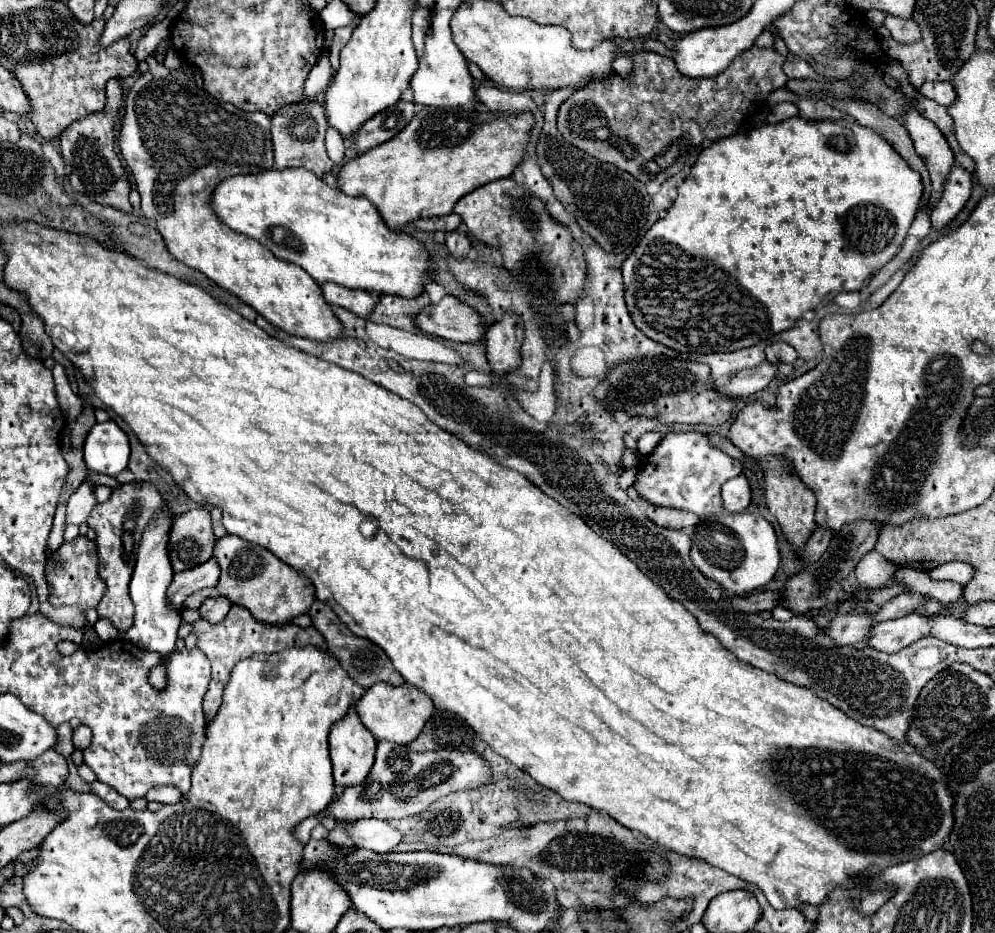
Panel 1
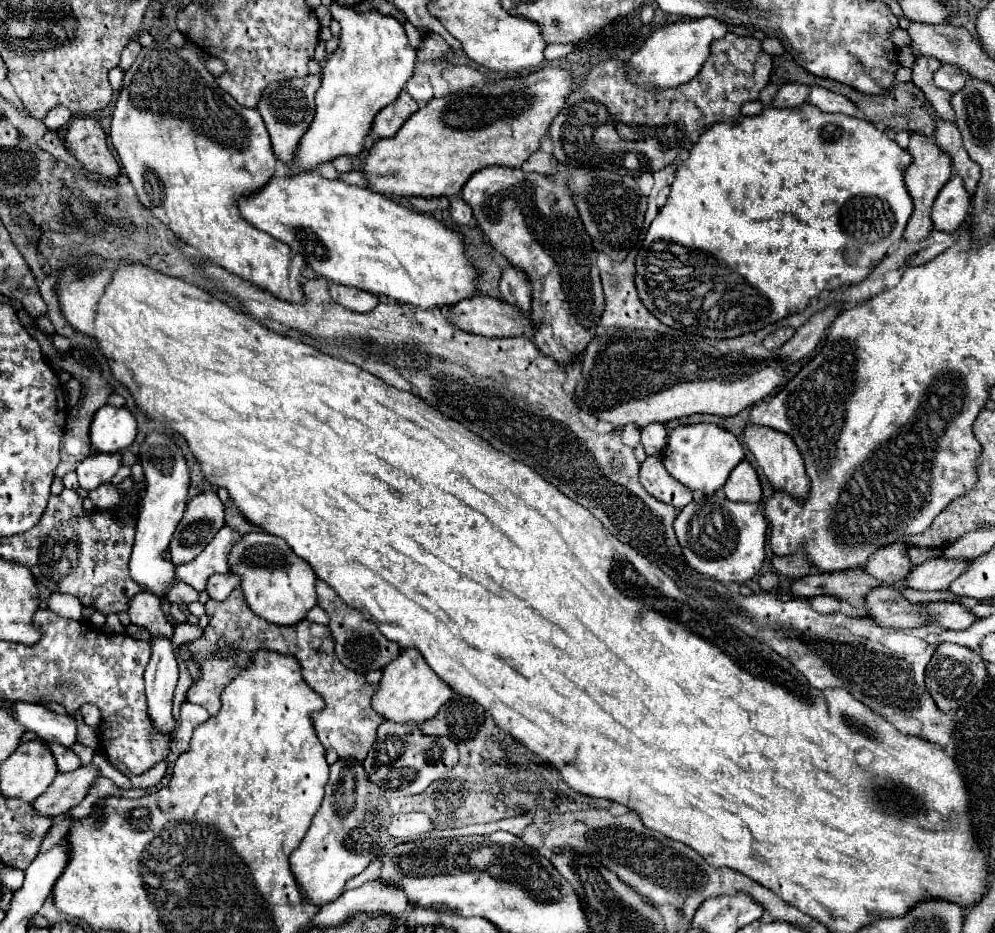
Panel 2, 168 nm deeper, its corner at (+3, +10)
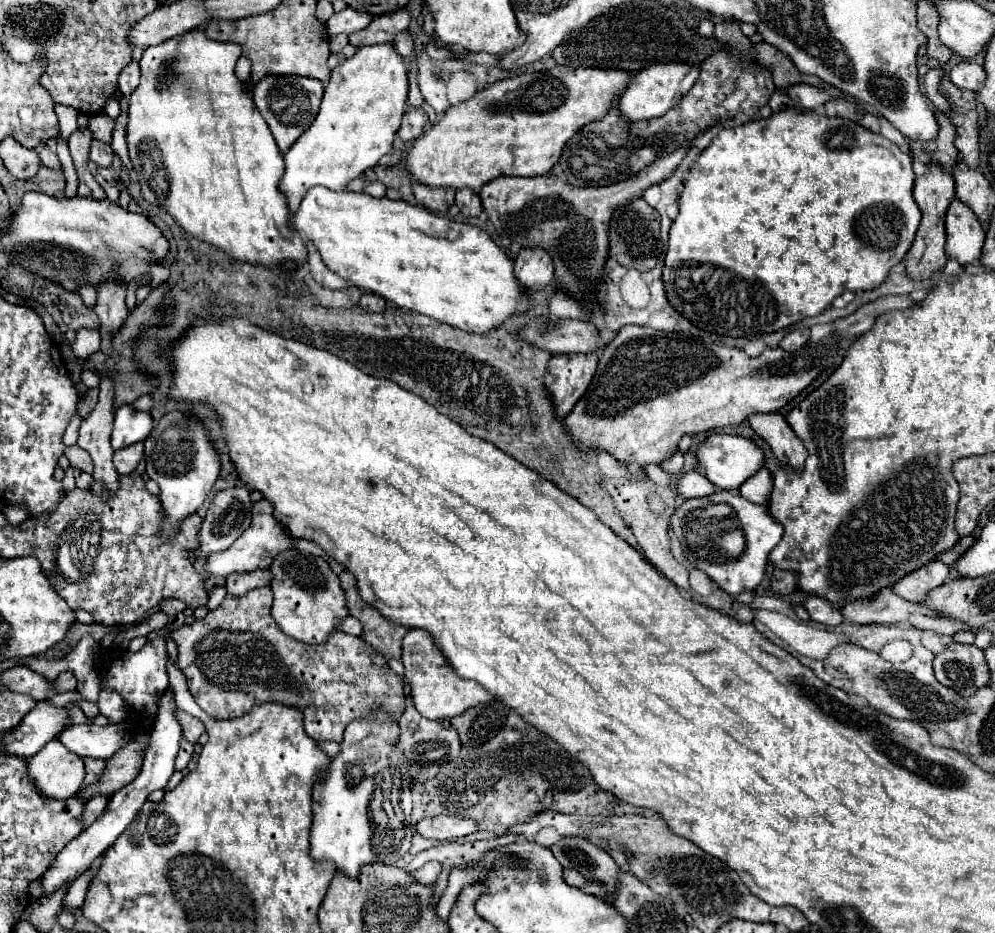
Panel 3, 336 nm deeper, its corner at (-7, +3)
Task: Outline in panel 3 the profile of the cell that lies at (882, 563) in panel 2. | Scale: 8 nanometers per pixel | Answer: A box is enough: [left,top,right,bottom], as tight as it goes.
[894,560,950,602]

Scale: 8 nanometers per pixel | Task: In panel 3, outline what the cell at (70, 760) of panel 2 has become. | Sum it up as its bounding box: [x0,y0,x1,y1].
[84,758,106,784]

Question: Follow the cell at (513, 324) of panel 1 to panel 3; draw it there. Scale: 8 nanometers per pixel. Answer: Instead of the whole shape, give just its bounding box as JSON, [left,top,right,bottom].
[516,248,554,290]

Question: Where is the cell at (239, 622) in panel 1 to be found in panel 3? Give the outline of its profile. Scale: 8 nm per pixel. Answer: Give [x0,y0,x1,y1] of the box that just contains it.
[170,588,404,742]

